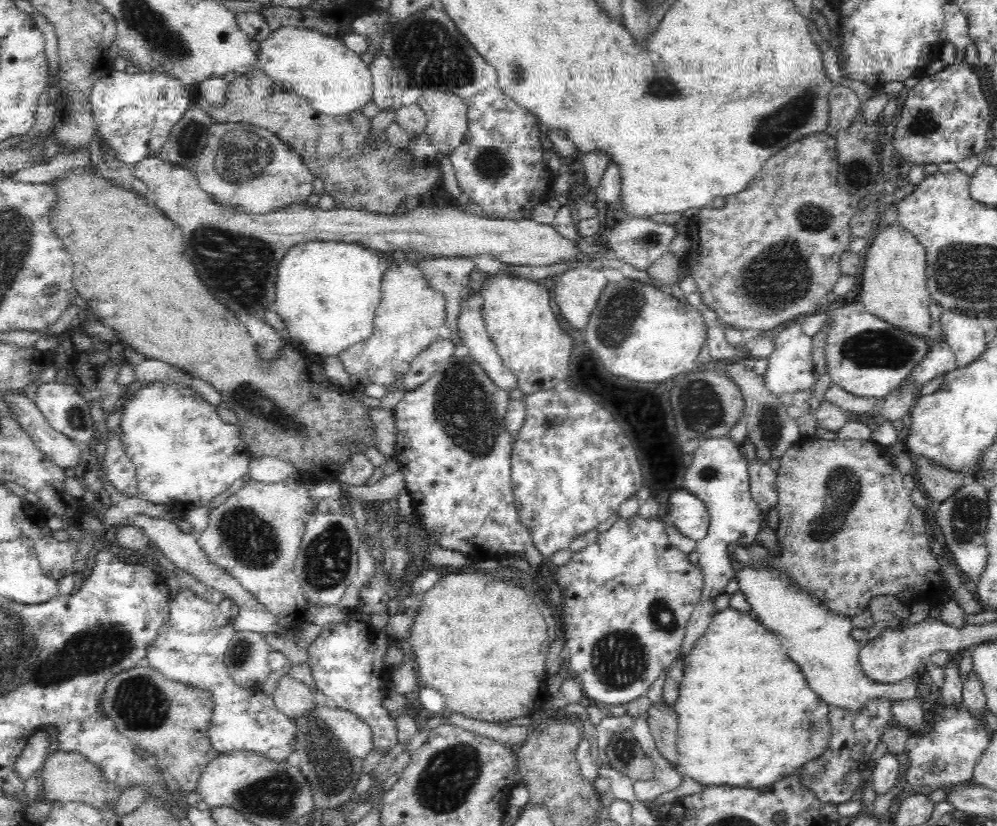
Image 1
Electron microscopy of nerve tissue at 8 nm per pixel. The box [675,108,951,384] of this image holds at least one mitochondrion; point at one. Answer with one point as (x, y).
(779, 279)

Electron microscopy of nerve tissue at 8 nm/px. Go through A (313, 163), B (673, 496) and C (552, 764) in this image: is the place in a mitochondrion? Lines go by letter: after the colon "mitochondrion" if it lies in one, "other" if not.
A: other
B: other
C: other

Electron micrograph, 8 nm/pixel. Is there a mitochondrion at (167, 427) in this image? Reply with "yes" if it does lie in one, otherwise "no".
no

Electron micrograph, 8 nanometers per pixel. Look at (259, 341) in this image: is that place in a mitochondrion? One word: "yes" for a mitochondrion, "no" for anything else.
no

